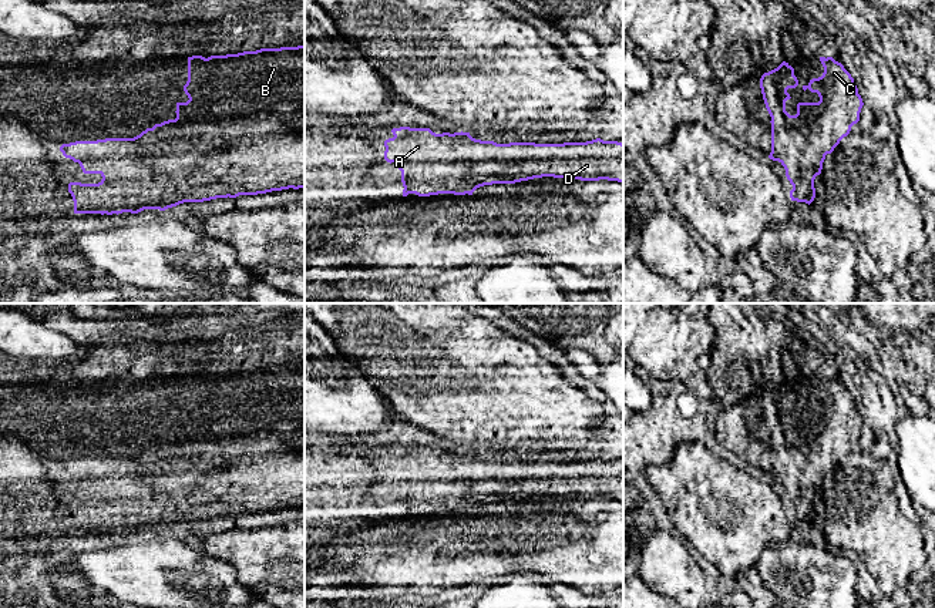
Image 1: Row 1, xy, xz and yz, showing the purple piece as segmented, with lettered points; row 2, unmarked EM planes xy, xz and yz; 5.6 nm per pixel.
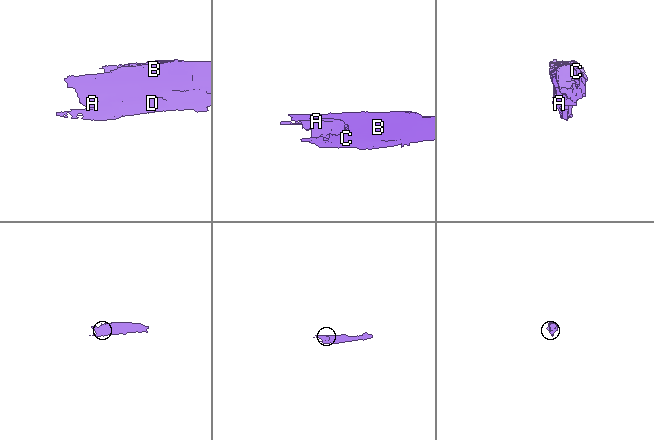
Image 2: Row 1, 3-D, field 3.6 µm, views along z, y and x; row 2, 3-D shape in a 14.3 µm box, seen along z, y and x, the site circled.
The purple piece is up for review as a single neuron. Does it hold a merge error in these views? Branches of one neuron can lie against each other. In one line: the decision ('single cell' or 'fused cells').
single cell

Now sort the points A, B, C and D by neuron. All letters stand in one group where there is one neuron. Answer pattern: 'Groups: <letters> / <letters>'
Groups: A B C D

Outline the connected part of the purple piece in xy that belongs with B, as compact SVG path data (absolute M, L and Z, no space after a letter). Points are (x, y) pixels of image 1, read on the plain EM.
M305 365L260 367L256 370L243 370L238 373L188 376L188 400L184 404L188 414L186 421L176 421L176 437L155 443L134 457L105 457L97 460L75 460L63 463L60 470L65 477L78 481L84 493L100 493L102 498L98 503L70 501L68 511L74 520L74 533L138 533L144 528L159 528L176 525L184 521L204 521L216 517L236 517L239 514L258 514L282 508L305 507Z

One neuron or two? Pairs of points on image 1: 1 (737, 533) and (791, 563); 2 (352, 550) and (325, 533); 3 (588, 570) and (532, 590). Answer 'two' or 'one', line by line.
1: two
2: two
3: two

